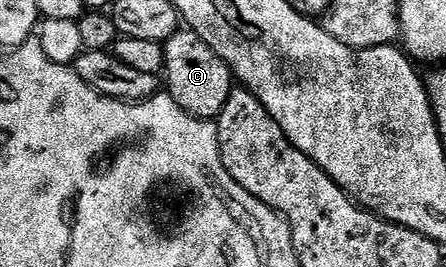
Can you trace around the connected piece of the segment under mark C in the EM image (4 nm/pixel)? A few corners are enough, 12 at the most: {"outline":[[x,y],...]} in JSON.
{"outline":[[194,33],[162,44],[161,79],[192,120],[218,119],[227,66]]}

